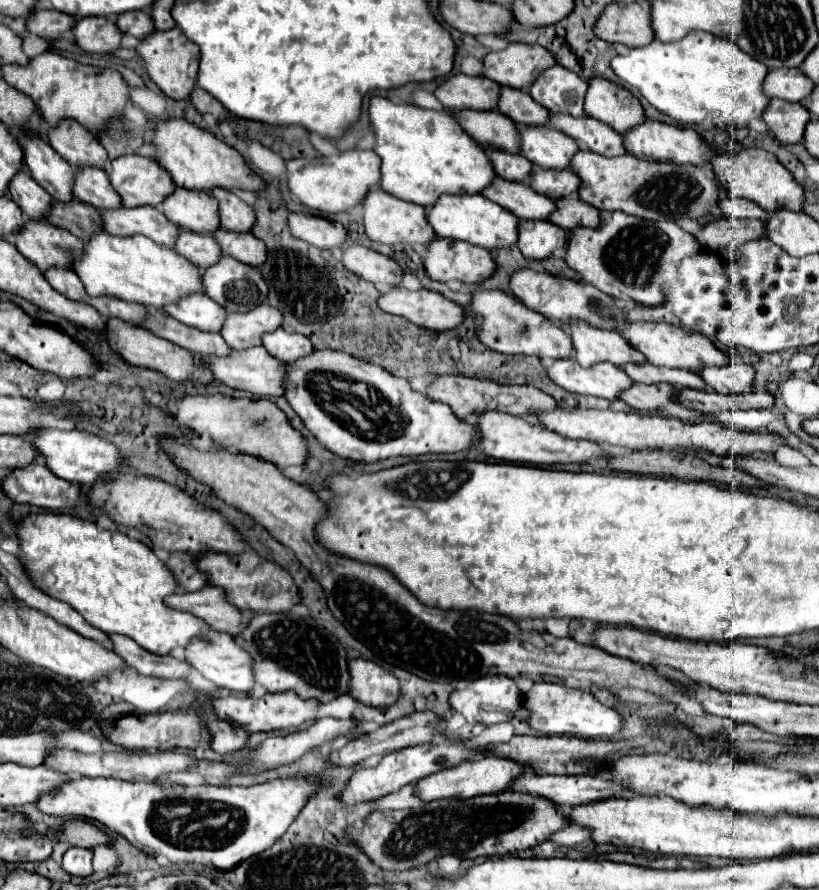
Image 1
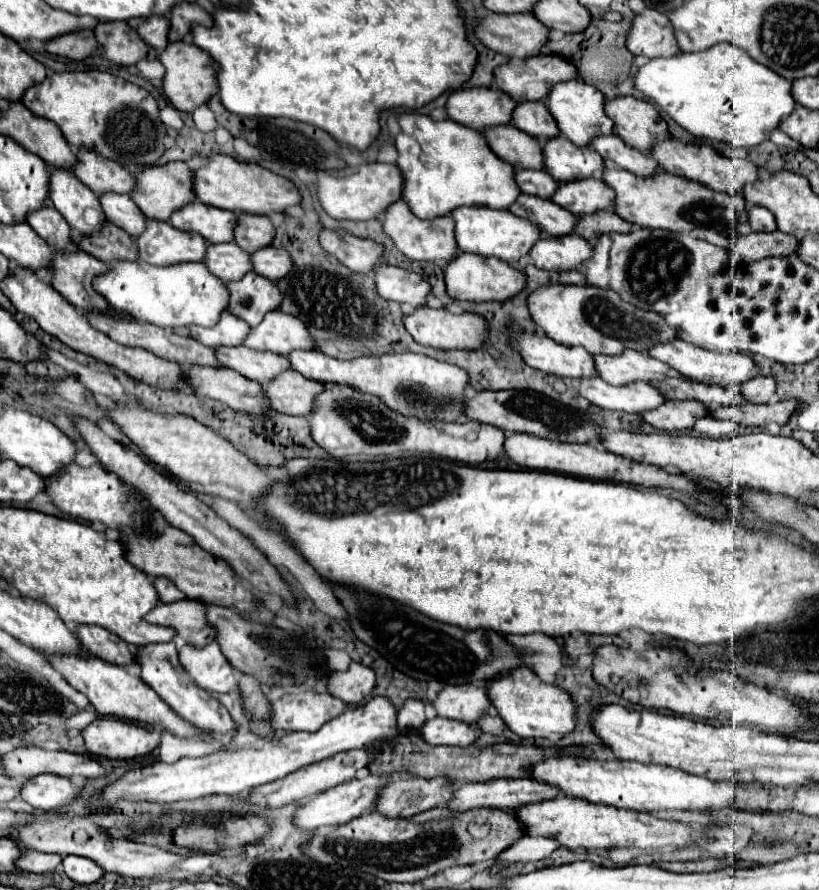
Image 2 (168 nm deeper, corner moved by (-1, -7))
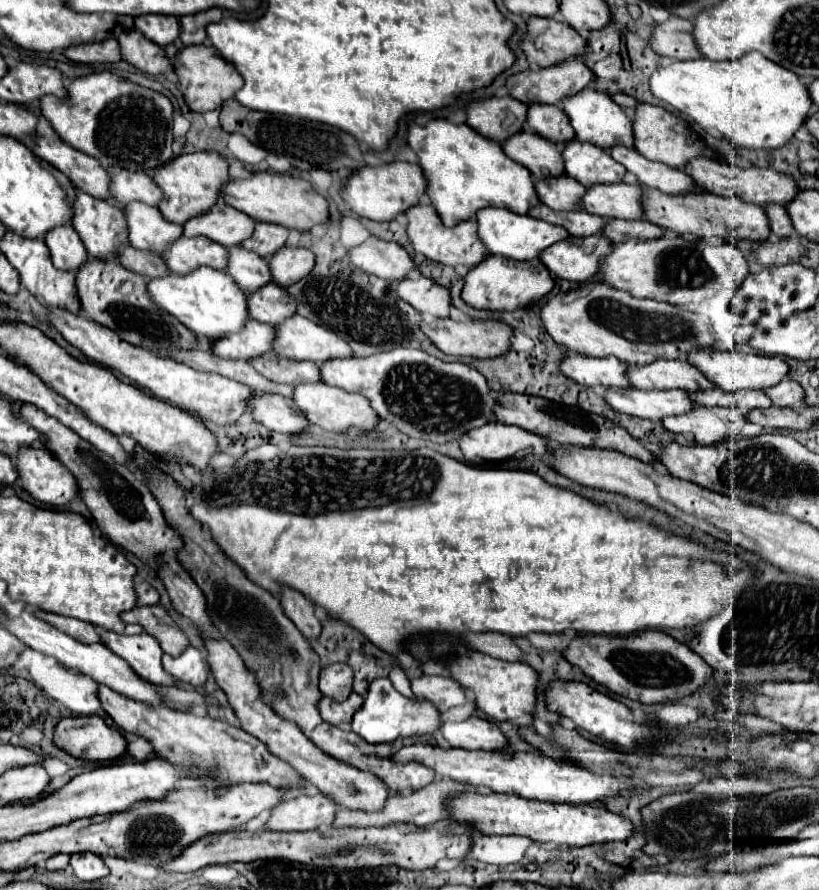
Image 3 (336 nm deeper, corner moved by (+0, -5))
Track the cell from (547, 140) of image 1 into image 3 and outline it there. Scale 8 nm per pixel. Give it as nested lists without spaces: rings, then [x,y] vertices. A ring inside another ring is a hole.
[[[578,139],[566,143],[562,153],[566,163],[566,175],[574,177],[582,185],[620,183],[626,169],[612,155],[592,143],[580,143]]]

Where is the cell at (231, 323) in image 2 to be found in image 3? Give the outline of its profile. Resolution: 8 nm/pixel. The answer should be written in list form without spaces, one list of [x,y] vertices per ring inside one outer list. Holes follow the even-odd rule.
[[[252,319],[246,323],[244,331],[218,339],[214,343],[214,353],[226,359],[250,361],[254,357],[270,353],[274,349],[274,341],[276,341],[276,329]]]

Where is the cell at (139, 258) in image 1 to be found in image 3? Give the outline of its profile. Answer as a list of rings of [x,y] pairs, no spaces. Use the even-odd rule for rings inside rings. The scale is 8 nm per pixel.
[[[200,267],[184,277],[170,273],[164,279],[152,279],[148,281],[148,293],[160,309],[180,319],[196,335],[204,335],[214,341],[228,333],[242,331],[246,321],[250,319],[246,291],[242,291],[228,273],[210,267]]]

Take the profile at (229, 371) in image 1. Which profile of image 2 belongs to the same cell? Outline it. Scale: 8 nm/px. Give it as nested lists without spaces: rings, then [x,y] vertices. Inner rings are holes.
[[[283,371],[271,379],[271,383],[261,385],[269,405],[273,411],[287,413],[287,415],[309,415],[313,399],[319,391],[323,391],[323,383],[303,377],[297,371]]]

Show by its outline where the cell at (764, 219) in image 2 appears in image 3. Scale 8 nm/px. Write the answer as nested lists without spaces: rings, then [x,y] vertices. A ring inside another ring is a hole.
[[[768,205],[766,213],[768,213],[770,229],[772,229],[774,235],[778,235],[778,237],[790,237],[794,233],[794,225],[792,225],[790,215],[784,209],[784,205]]]

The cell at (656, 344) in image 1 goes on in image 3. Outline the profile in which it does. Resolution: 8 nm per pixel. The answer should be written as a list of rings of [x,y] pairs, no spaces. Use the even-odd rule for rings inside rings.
[[[700,349],[688,355],[688,361],[698,367],[712,383],[718,387],[734,393],[742,389],[756,389],[764,391],[768,387],[778,385],[782,379],[788,377],[788,365],[782,357],[768,357],[756,353],[742,353],[742,351],[716,351],[716,349]]]

